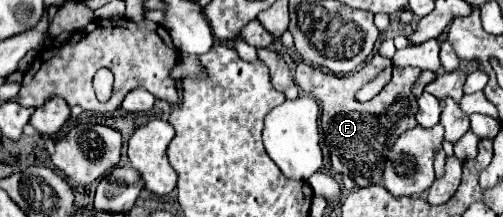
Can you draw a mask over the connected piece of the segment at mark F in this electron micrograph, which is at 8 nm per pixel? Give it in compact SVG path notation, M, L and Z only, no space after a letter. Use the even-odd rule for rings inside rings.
M374 54L358 72L340 74L340 76L322 72L308 64L298 64L294 72L294 82L300 86L304 94L308 92L312 98L320 100L318 102L320 104L320 126L324 132L326 146L330 150L332 168L336 172L350 176L358 186L378 184L382 180L380 172L384 168L388 148L392 148L400 132L416 126L414 114L418 110L418 104L410 88L420 76L420 72L422 70L418 68L398 68L394 66L390 58L382 58L380 54ZM386 66L392 66L394 72L392 72L392 80L384 86L384 90L370 102L364 102L364 104L356 102L354 100L356 90L360 90Z

